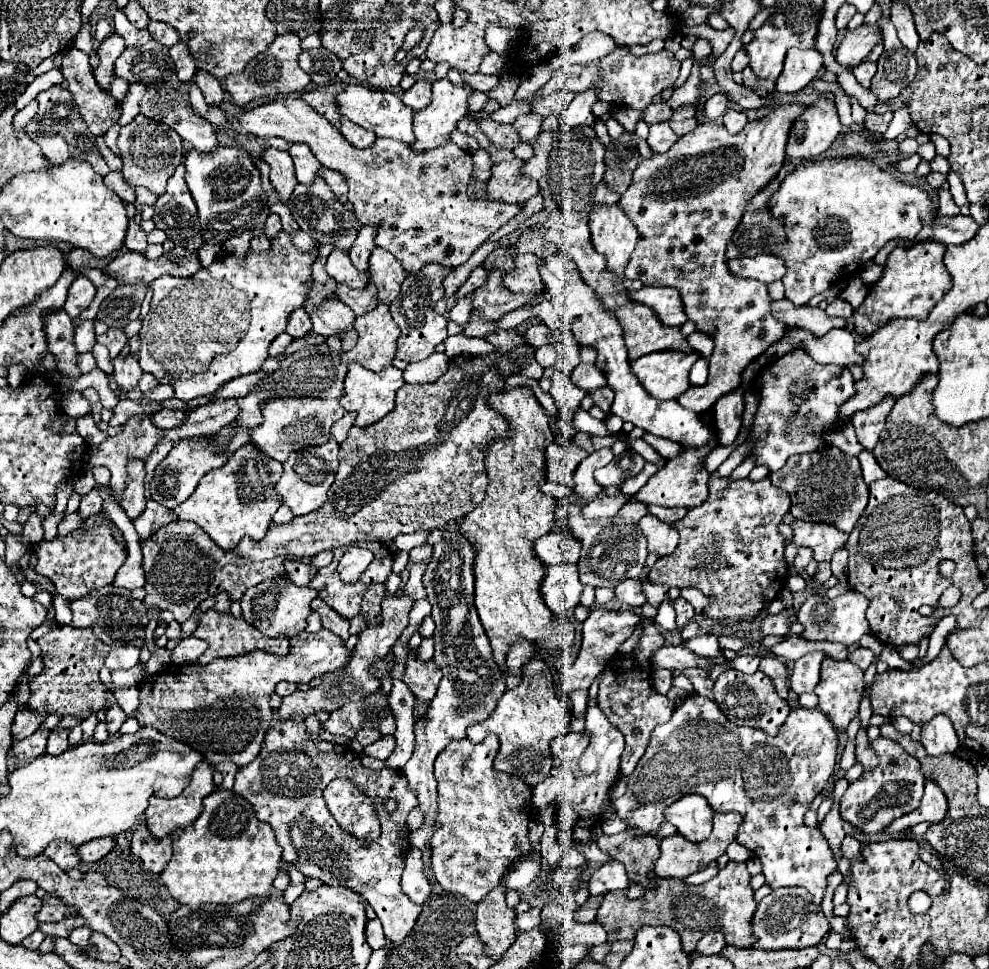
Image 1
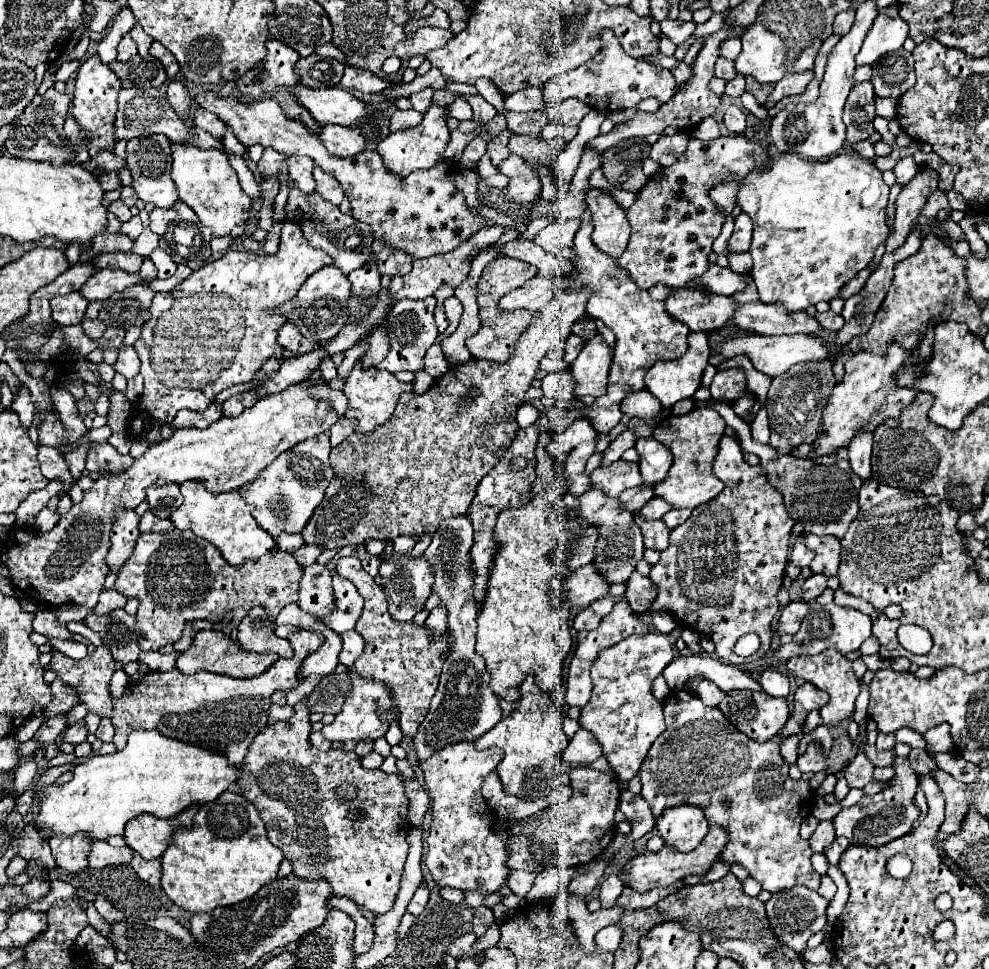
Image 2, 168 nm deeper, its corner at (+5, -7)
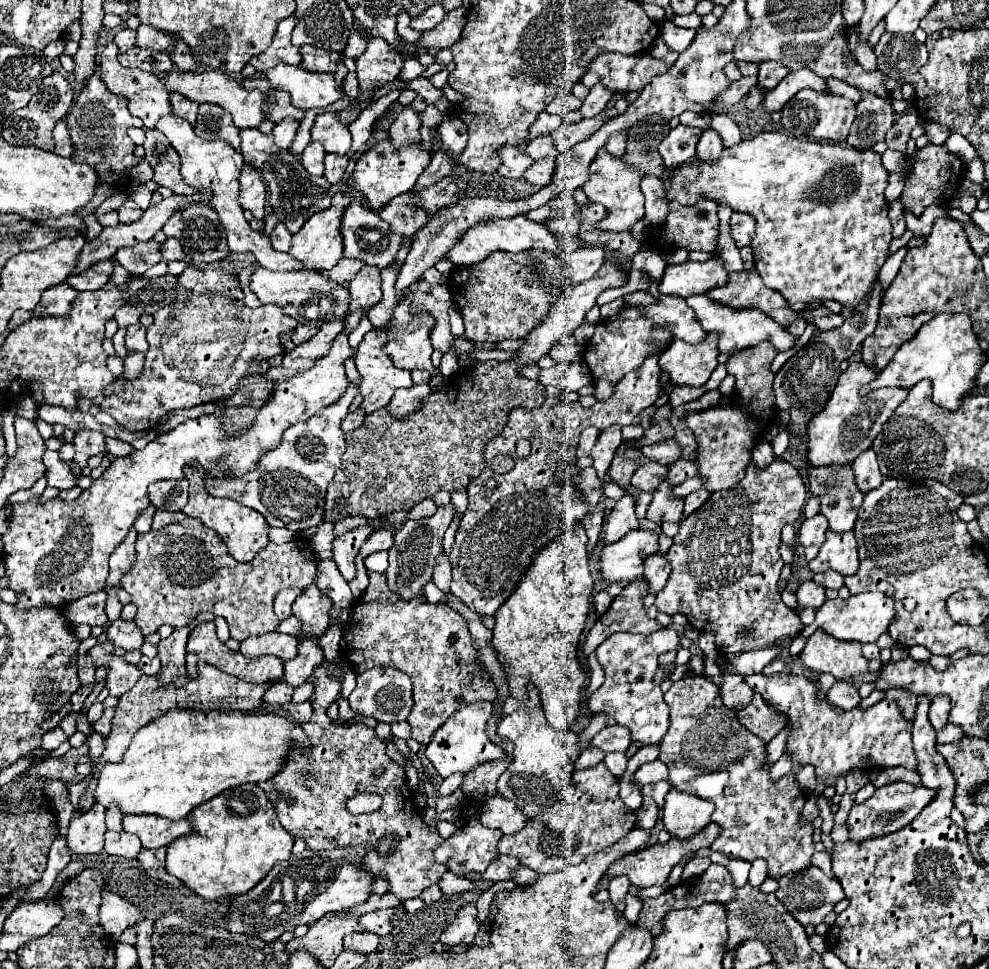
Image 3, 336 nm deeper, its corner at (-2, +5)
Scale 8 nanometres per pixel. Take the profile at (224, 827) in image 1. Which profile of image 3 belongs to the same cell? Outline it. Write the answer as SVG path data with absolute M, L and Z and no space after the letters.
M241 784L217 794L211 802L205 802L191 812L191 822L195 834L179 838L167 846L165 868L169 874L177 876L191 892L199 894L205 900L225 900L229 896L249 892L267 876L275 862L287 860L291 856L293 838L279 824L273 804L257 784Z

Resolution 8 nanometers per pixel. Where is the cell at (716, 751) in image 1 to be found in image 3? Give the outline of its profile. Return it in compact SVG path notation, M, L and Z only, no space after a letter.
M685 676L675 682L665 692L665 702L671 708L671 726L667 736L659 744L659 760L669 768L669 784L675 790L697 794L707 798L715 804L715 811L711 821L723 828L723 834L711 844L711 850L723 852L729 858L741 858L753 862L757 858L767 860L769 876L781 878L789 872L807 870L811 866L811 856L815 852L813 844L813 826L811 822L803 820L803 806L807 802L803 790L799 788L795 774L789 772L787 776L779 778L777 782L771 780L769 764L763 764L763 756L767 756L767 746L759 740L753 732L747 732L735 716L731 708L721 702L717 686L705 676Z

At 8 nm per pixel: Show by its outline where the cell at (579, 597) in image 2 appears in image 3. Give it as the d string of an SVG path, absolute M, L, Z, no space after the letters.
M631 530L621 540L605 546L599 556L599 574L605 582L631 582L643 576L643 560L657 552L657 536Z

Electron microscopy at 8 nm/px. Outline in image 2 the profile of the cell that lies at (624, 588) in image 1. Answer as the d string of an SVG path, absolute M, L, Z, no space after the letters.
M632 572L624 596L636 614L644 614L656 600L658 590L656 590L656 584L652 584L648 576L642 576L640 572Z

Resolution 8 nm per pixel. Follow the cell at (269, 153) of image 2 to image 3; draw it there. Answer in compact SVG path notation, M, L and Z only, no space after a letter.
M285 118L281 120L279 124L275 124L273 128L273 138L275 138L275 144L283 150L287 150L295 138L295 132L299 128L299 122L297 120L291 120L291 118Z

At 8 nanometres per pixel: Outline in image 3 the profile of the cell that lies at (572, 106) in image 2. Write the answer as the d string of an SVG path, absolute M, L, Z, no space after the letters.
M595 84L595 86L589 90L587 98L581 102L581 108L579 108L581 116L583 116L583 118L593 118L593 116L601 114L603 108L605 108L605 104L611 100L611 96L613 96L613 94L611 94L605 86Z

